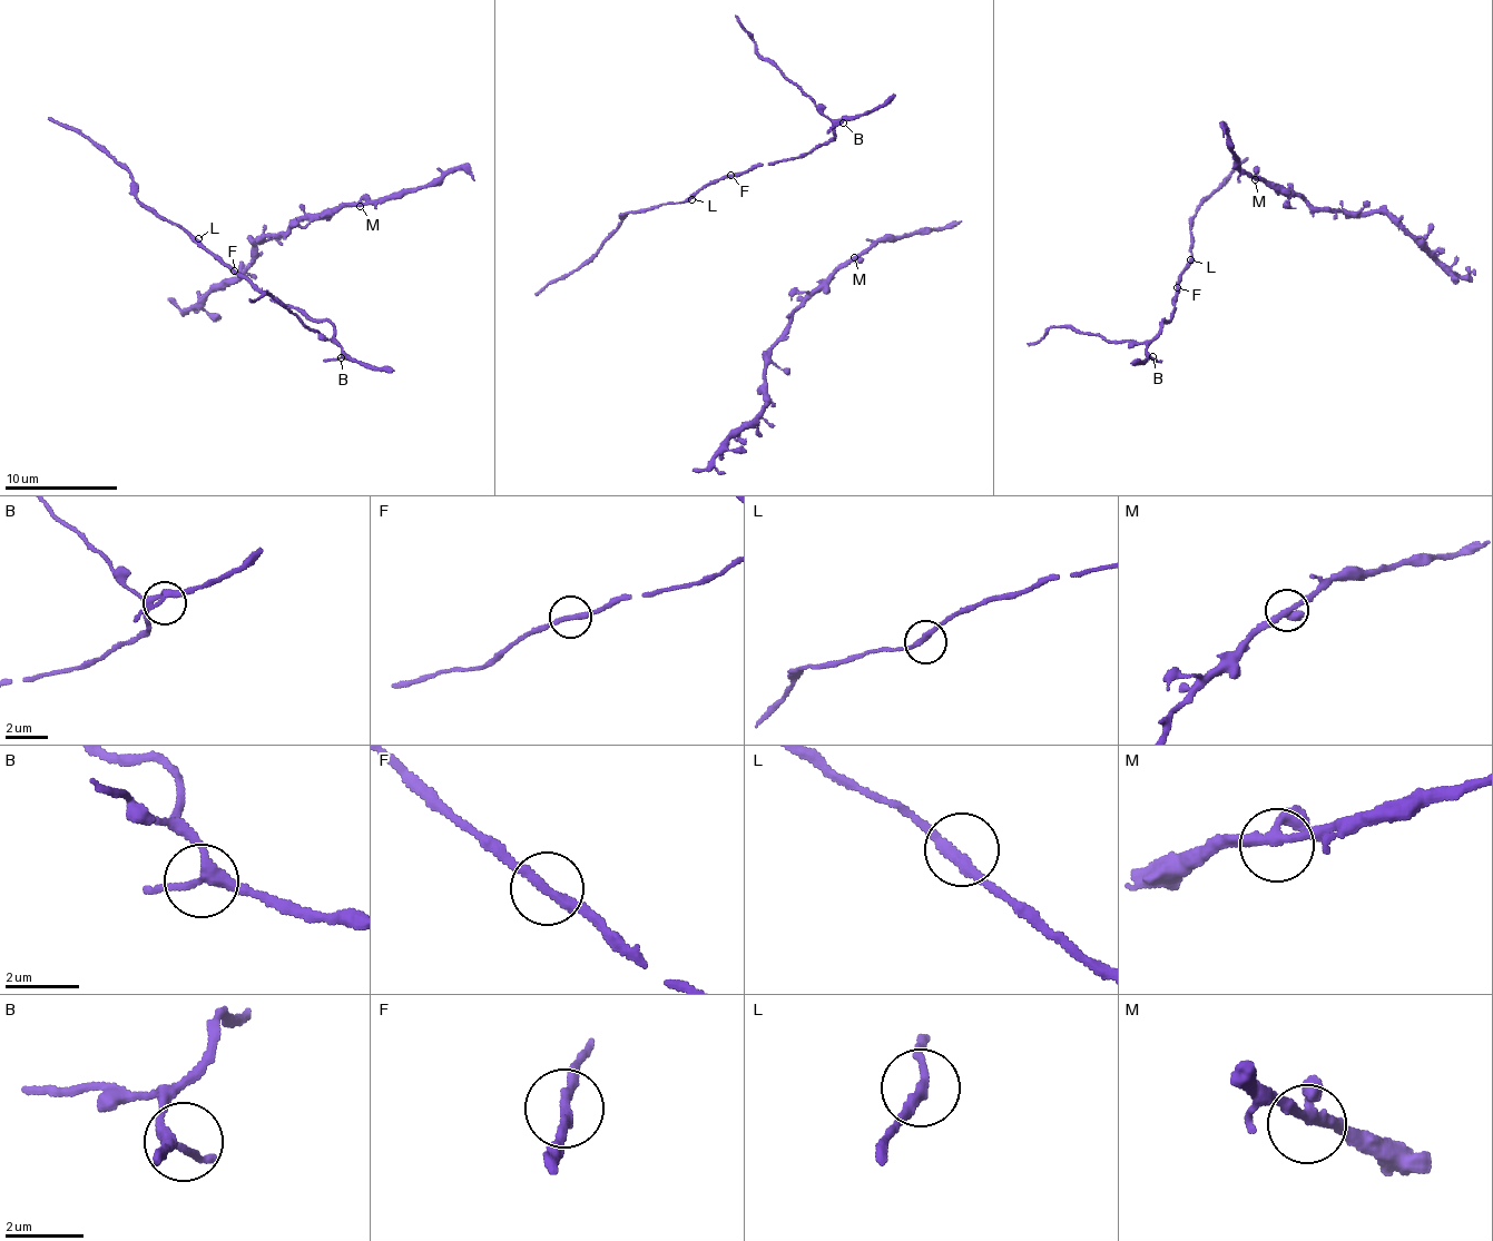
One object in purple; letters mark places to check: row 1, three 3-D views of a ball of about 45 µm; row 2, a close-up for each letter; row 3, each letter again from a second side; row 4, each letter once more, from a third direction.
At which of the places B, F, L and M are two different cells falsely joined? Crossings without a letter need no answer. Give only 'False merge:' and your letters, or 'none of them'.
False merge: none of them

